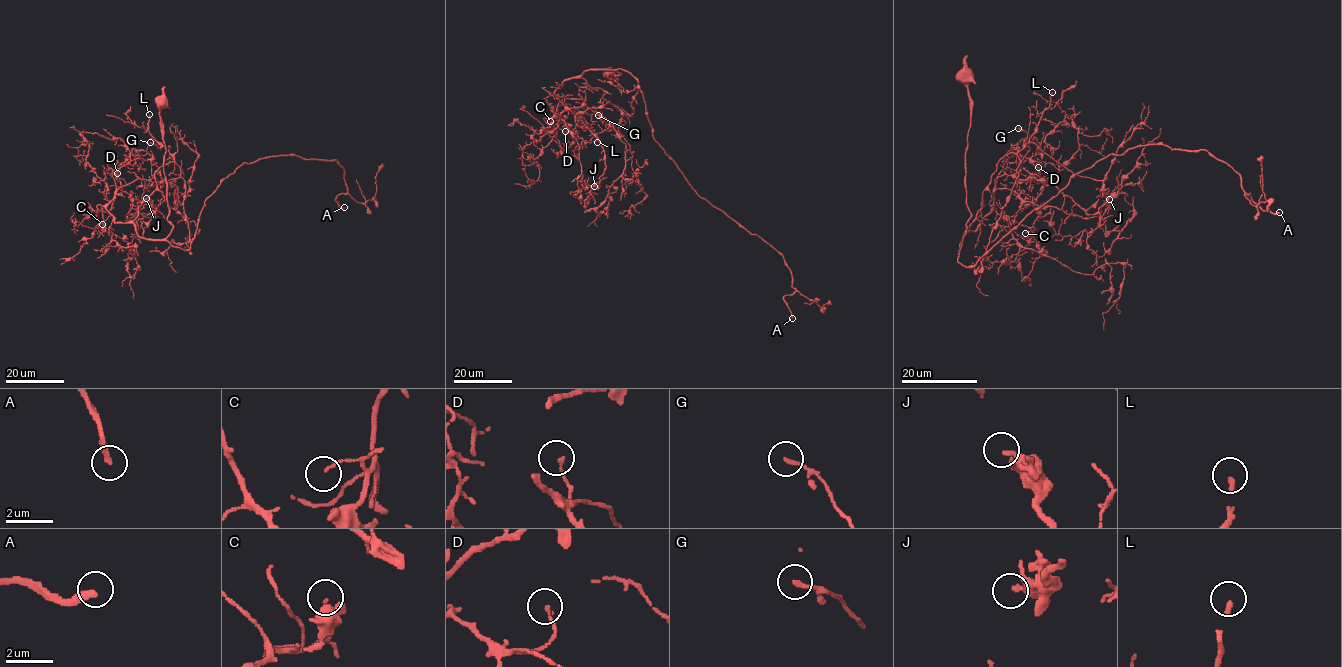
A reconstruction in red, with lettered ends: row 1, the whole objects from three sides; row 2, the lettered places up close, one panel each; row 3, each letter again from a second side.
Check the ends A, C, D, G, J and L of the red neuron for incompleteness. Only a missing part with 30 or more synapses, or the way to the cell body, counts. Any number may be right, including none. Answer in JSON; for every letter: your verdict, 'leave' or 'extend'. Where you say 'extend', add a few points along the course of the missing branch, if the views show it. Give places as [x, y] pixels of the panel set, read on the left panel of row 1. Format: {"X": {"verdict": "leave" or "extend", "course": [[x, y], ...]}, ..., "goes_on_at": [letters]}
{"A": {"verdict": "extend", "course": [[344, 207], [345, 204], [326, 223], [314, 205]]}, "C": {"verdict": "leave"}, "D": {"verdict": "leave"}, "G": {"verdict": "leave"}, "J": {"verdict": "leave"}, "L": {"verdict": "extend", "course": [[149, 114], [151, 94], [159, 74], [154, 68], [142, 67], [136, 71], [126, 71], [131, 74]]}, "goes_on_at": ["A", "L"]}

